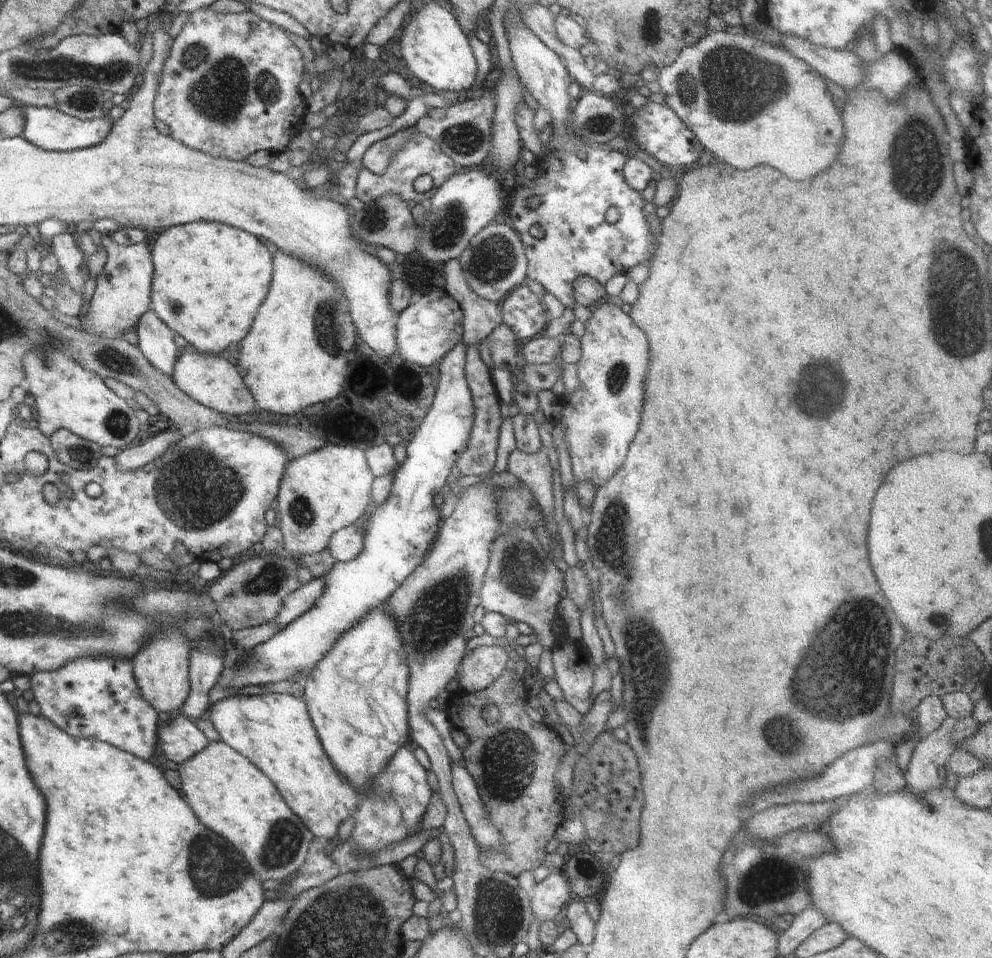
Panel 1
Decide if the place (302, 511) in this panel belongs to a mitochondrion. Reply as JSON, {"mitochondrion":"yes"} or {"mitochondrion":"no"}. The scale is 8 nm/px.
{"mitochondrion":"yes"}

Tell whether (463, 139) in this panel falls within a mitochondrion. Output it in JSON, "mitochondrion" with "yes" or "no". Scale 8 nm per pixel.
{"mitochondrion":"yes"}

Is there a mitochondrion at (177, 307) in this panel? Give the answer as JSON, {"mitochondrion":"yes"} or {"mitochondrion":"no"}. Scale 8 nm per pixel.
{"mitochondrion":"yes"}

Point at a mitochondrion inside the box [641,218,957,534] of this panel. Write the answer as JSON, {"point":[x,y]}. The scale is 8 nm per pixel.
{"point":[820,393]}

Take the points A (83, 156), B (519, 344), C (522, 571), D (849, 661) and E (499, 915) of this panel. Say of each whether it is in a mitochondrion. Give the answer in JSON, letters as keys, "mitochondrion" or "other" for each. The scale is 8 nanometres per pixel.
{"A":"other","B":"other","C":"mitochondrion","D":"mitochondrion","E":"mitochondrion"}

